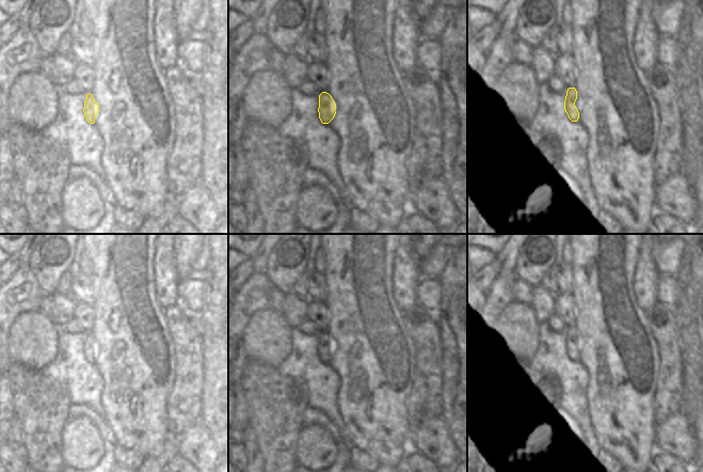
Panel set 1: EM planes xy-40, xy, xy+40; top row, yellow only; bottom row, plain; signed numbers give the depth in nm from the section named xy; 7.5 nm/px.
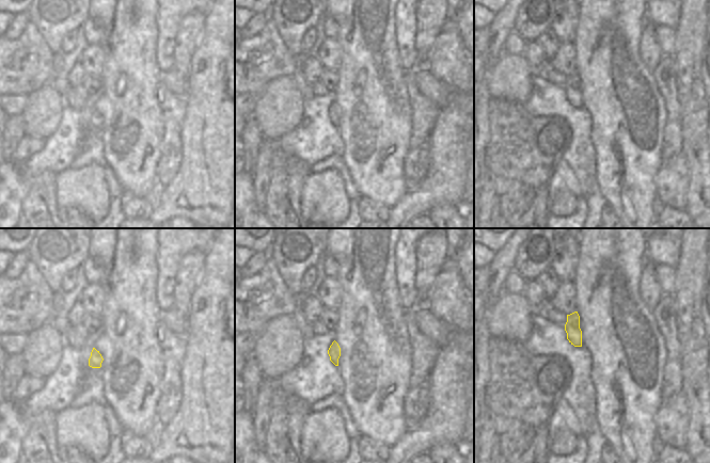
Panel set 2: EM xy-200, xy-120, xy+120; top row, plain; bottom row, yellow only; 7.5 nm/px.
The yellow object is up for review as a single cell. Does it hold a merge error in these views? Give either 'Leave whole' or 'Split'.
Leave whole.

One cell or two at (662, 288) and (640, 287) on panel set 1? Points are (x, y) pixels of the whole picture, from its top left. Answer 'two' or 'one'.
two

